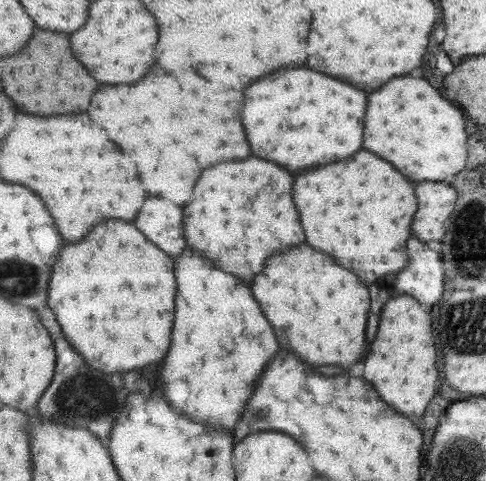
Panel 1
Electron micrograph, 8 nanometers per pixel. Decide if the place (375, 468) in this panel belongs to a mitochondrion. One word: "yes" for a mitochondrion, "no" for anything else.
no

